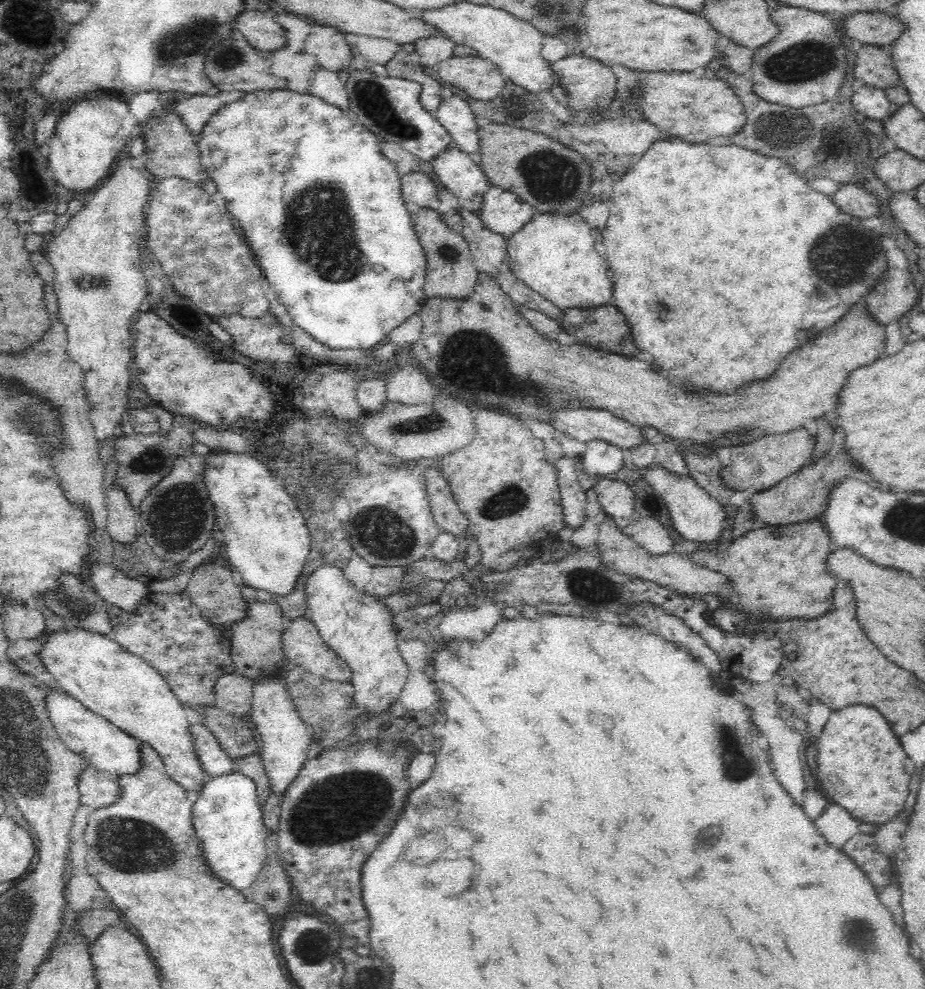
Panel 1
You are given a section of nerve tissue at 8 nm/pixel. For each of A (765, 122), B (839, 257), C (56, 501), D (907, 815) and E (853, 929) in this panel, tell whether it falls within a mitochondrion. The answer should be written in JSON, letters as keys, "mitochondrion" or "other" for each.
{"A":"mitochondrion","B":"mitochondrion","C":"other","D":"other","E":"mitochondrion"}

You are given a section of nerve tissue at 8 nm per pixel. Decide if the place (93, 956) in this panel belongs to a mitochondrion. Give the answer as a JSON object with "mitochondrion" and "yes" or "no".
{"mitochondrion":"no"}

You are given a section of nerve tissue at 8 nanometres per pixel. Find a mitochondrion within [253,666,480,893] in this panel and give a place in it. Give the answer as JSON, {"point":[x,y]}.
{"point":[313,821]}

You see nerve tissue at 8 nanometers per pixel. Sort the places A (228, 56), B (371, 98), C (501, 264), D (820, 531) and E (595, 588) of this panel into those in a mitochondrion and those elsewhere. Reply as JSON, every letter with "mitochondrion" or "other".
{"A":"mitochondrion","B":"mitochondrion","C":"other","D":"other","E":"mitochondrion"}

